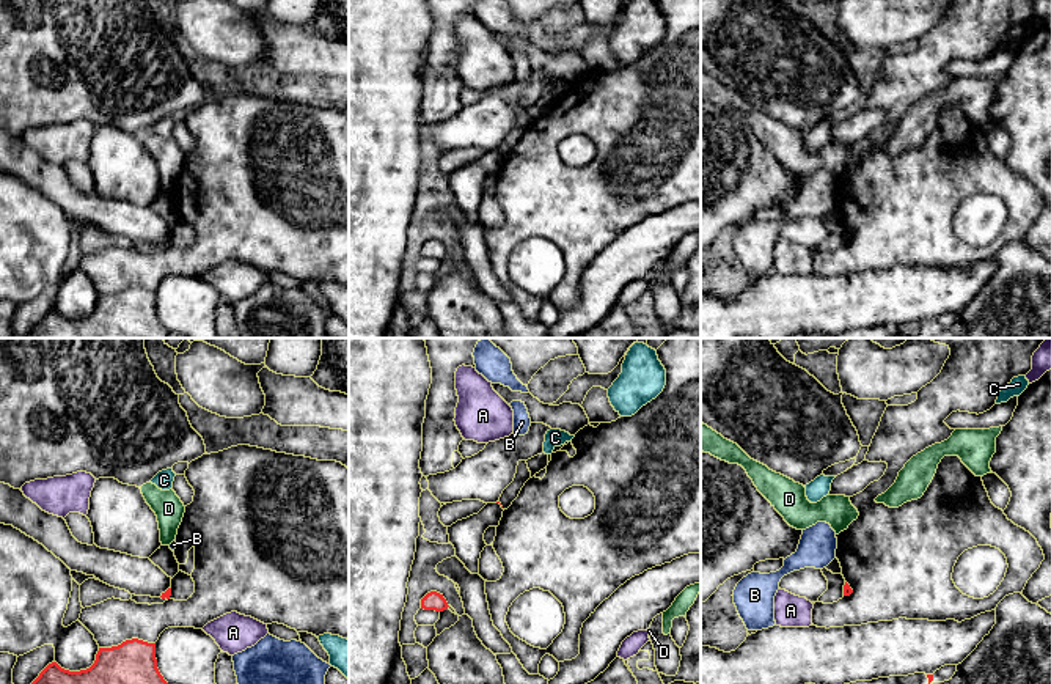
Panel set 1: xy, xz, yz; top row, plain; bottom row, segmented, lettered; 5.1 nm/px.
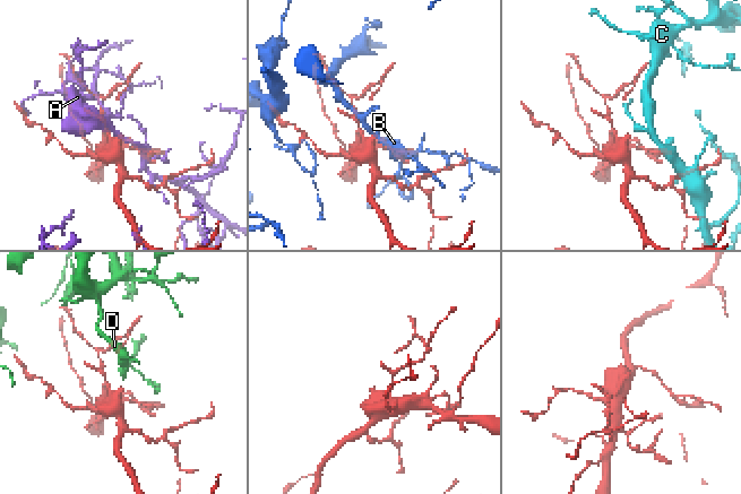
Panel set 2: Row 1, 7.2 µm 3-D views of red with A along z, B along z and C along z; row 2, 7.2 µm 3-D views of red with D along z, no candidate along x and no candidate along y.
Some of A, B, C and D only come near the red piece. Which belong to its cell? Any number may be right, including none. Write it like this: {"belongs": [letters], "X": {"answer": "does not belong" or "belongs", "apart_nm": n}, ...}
{"belongs": ["D"], "A": {"answer": "does not belong", "apart_nm": 170}, "B": {"answer": "does not belong", "apart_nm": 130}, "C": {"answer": "does not belong", "apart_nm": 340}, "D": {"answer": "belongs", "apart_nm": 220}}

